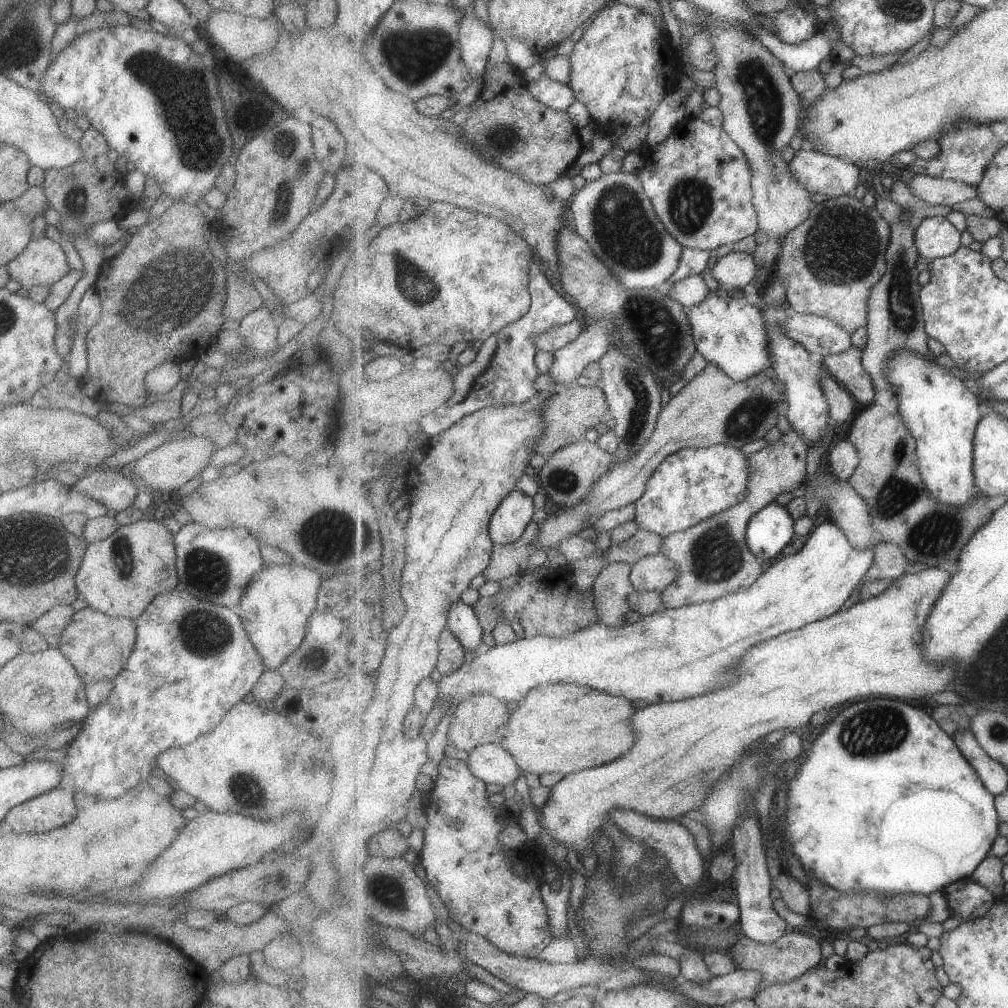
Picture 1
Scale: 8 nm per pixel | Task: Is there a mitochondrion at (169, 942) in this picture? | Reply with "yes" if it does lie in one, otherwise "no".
no

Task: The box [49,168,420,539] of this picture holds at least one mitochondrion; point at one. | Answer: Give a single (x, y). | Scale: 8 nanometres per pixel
(170, 292)

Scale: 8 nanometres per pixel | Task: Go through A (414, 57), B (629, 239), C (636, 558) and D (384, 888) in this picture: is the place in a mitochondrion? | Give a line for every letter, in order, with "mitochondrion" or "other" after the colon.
A: mitochondrion
B: mitochondrion
C: other
D: mitochondrion

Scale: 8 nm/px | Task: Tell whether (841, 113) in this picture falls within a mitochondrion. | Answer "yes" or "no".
no

